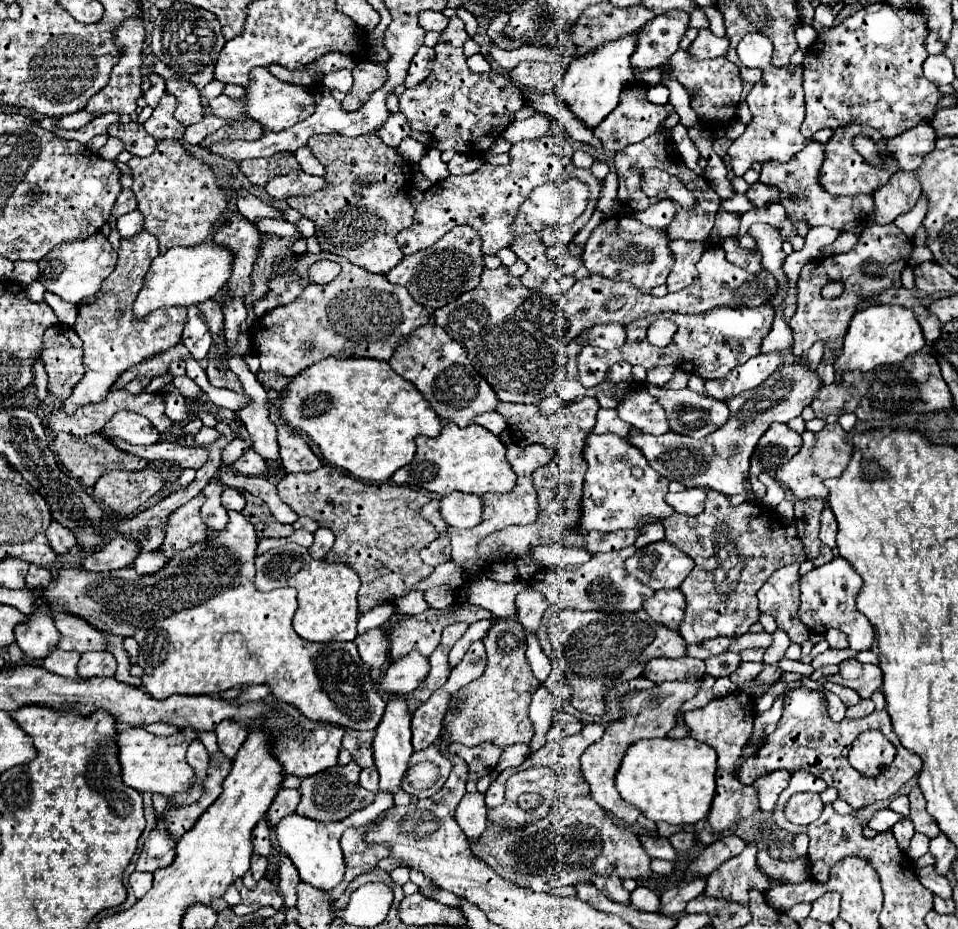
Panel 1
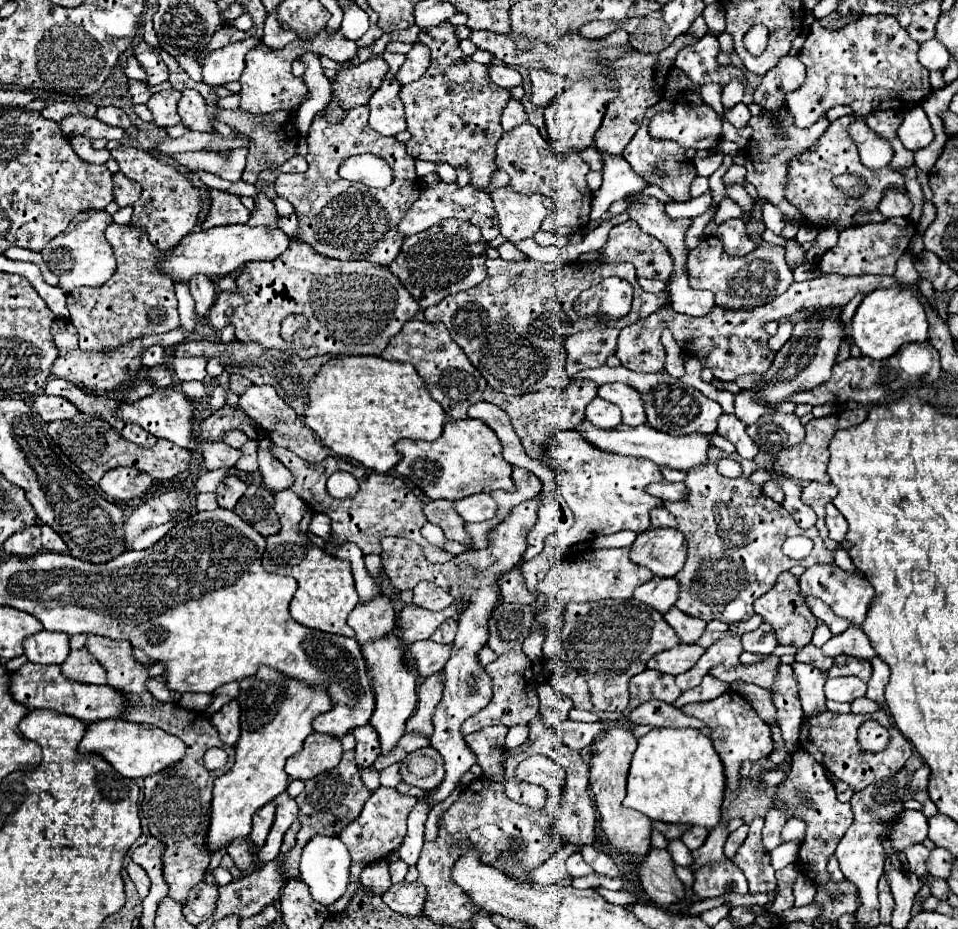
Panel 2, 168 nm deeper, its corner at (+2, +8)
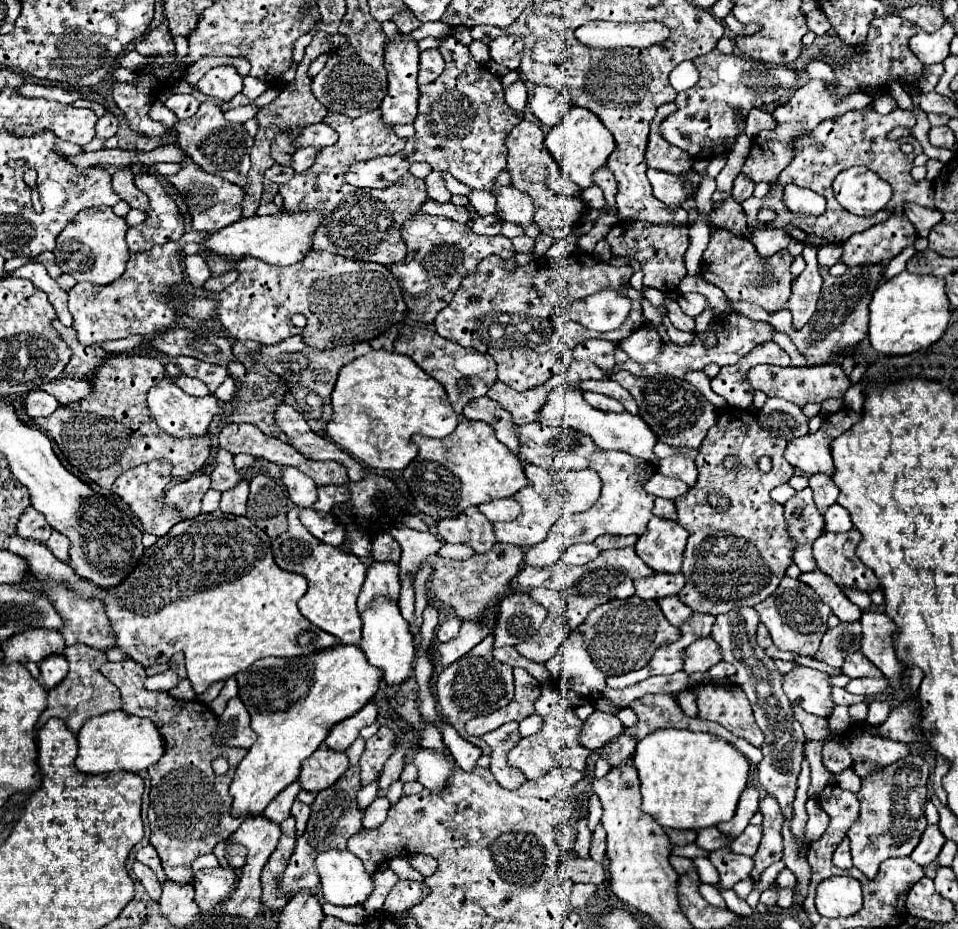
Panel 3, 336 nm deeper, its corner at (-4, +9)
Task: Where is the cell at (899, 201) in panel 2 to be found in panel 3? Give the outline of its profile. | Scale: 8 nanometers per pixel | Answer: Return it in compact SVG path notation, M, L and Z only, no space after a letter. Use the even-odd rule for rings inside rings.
M905 204L903 214L913 222L919 236L927 236L929 230L941 220L939 210L929 210L929 208L923 208L919 204Z

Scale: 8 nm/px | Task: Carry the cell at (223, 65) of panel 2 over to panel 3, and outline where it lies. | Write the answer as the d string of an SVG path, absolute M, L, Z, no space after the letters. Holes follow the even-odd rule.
M215 66L199 82L197 88L209 96L229 102L243 88L243 76L233 66Z

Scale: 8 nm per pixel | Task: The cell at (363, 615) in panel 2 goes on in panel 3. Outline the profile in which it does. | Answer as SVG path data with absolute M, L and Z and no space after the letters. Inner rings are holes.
M373 562L371 568L367 570L359 600L357 600L357 608L359 612L365 612L373 600L377 600L379 596L389 598L391 602L397 602L399 598L399 566L393 566L391 562Z

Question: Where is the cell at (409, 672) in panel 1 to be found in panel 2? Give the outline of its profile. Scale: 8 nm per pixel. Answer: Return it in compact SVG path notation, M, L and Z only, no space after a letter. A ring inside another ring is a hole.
M415 641L409 649L415 665L417 665L417 671L427 677L427 675L433 675L437 671L443 671L449 655L451 655L451 645L439 645L439 643L433 643L433 641Z

